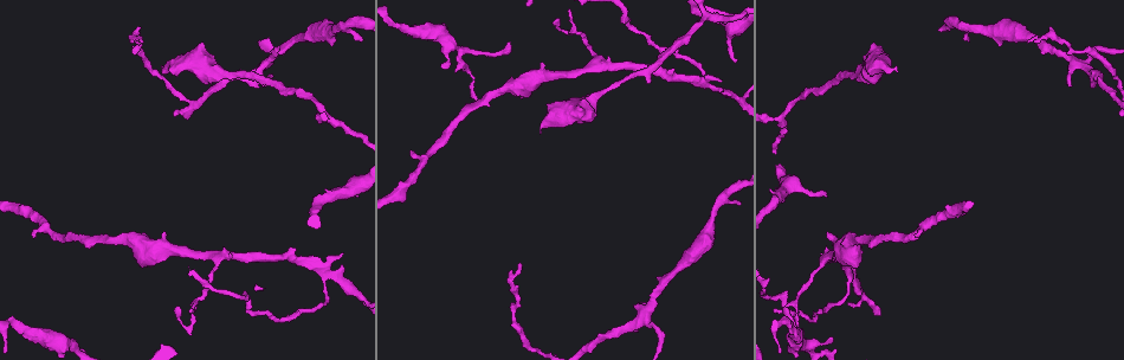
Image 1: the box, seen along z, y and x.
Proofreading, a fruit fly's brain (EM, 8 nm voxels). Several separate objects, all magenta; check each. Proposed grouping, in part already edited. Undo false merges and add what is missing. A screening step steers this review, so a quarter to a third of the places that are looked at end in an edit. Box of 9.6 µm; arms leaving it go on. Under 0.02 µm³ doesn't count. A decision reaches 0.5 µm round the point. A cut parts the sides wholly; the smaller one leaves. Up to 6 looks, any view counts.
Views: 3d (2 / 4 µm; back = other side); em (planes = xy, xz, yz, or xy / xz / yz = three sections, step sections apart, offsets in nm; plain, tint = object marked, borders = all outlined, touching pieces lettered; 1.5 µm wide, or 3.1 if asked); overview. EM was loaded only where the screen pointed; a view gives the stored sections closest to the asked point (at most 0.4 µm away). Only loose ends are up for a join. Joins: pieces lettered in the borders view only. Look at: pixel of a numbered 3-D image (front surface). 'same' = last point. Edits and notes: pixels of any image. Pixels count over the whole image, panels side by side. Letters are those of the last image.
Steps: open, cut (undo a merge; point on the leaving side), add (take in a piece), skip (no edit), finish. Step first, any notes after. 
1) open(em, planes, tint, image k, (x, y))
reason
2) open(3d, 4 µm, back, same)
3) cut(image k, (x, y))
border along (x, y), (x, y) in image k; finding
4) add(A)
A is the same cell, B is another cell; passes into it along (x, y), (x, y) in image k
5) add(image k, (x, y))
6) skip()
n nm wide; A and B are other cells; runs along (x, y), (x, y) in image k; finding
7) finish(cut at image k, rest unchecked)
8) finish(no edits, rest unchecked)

open(3d, 4 µm, image 1, (519, 266))
long arm stops here

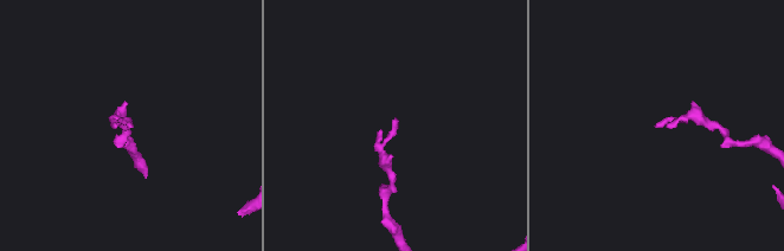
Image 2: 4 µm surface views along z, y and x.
open(em, planes, tint, image 2, (395, 121))
now the EM

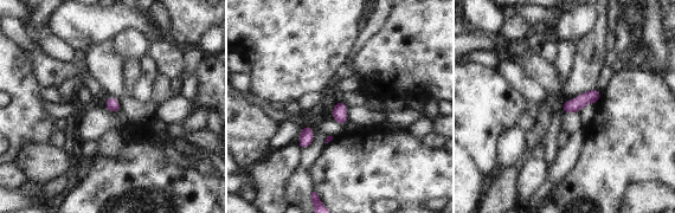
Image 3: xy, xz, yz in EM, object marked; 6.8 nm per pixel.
open(em, planes, borders, same)

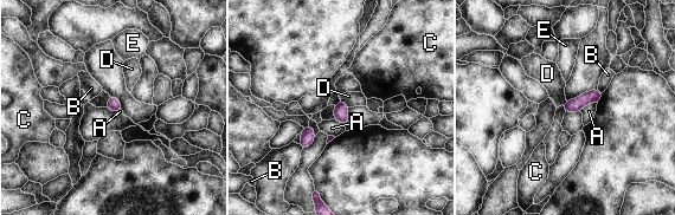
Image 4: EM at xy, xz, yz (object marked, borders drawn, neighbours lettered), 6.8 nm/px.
skip()
90 nm wide; A, B, C, D and E are other cells; runs along (599, 95), (590, 96), (566, 109) in image 4; no lettered piece goes on from it

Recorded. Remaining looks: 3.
open(3d, 4 µm, back, image 1, (917, 236))
an open end

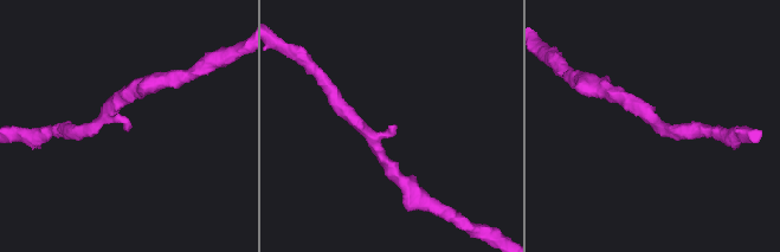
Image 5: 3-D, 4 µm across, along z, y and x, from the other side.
open(em, planes, borders, image 5, (129, 129))
shape alone is not enough

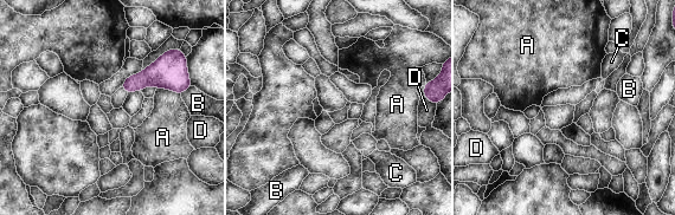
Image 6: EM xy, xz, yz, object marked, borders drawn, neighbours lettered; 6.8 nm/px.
skip()
A, B, C and D are other cells; border along (156, 88), (166, 88), (180, 95) in image 6; none of them fits

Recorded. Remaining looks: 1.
finish(no edits, rest unchecked)

